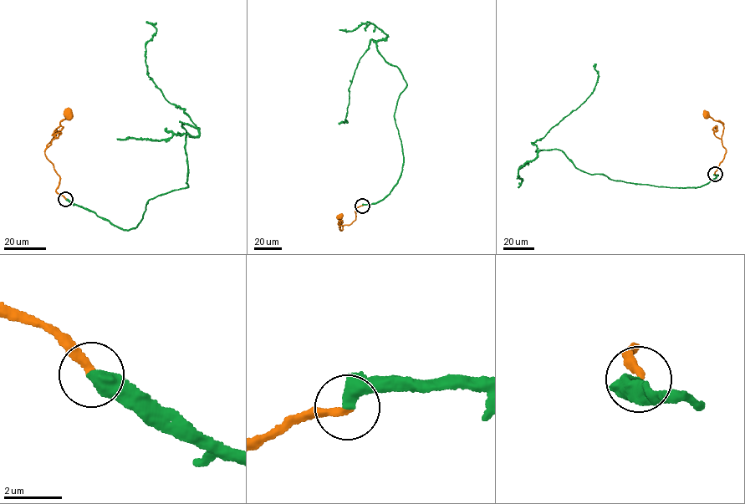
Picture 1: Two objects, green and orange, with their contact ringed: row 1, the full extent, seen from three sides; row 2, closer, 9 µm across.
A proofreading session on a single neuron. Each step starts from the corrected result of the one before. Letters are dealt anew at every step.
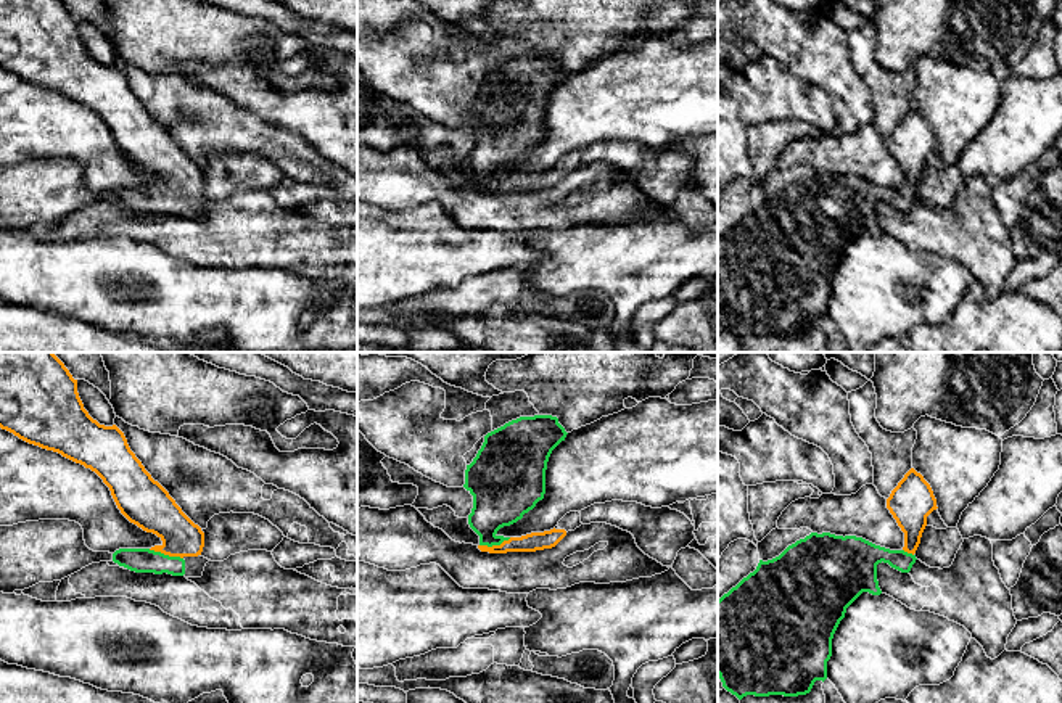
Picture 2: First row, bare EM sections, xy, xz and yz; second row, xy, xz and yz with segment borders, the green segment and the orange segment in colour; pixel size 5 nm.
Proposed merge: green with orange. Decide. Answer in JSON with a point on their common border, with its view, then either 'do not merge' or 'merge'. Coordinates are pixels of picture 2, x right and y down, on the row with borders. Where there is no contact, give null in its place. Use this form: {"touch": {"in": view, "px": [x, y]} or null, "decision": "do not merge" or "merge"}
{"touch": {"in": "xy", "px": [166, 555]}, "decision": "merge"}

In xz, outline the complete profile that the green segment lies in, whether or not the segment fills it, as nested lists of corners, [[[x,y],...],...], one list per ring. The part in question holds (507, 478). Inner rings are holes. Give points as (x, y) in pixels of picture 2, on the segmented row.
[[[534,415],[512,420],[484,436],[476,457],[467,465],[463,484],[473,495],[468,524],[480,536],[478,549],[481,552],[536,552],[555,547],[566,536],[565,529],[555,528],[521,537],[504,537],[497,534],[500,528],[517,523],[544,499],[549,457],[565,441],[566,434],[557,417]]]

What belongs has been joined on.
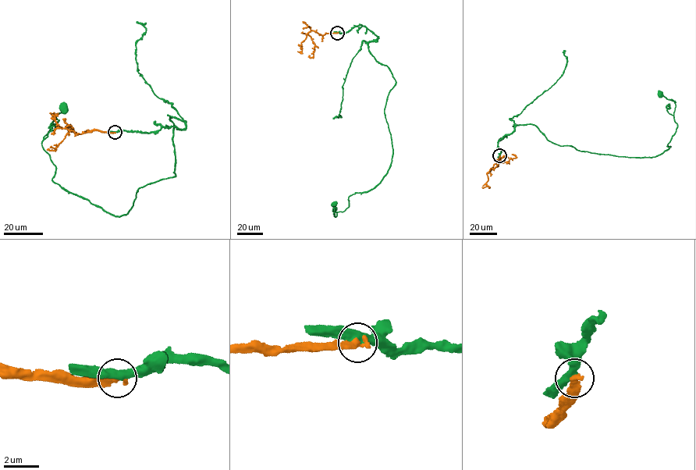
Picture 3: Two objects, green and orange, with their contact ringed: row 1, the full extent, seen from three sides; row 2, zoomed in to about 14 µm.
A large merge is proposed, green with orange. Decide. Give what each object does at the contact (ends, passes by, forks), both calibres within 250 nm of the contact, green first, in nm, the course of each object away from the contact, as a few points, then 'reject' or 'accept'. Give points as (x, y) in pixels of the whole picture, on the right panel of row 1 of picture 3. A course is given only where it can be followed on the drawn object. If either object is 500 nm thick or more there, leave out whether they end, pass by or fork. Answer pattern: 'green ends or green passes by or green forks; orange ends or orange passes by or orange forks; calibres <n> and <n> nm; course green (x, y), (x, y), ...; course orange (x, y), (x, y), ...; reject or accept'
green passes by; orange ends; calibres 480 and 400 nm; course green (499, 156), (498, 140), (530, 124), (561, 146), (655, 157), (677, 126), (675, 104), (659, 93); course orange (499, 156), (496, 165), (491, 169), (497, 163), (507, 162), (515, 158), (512, 154); reject

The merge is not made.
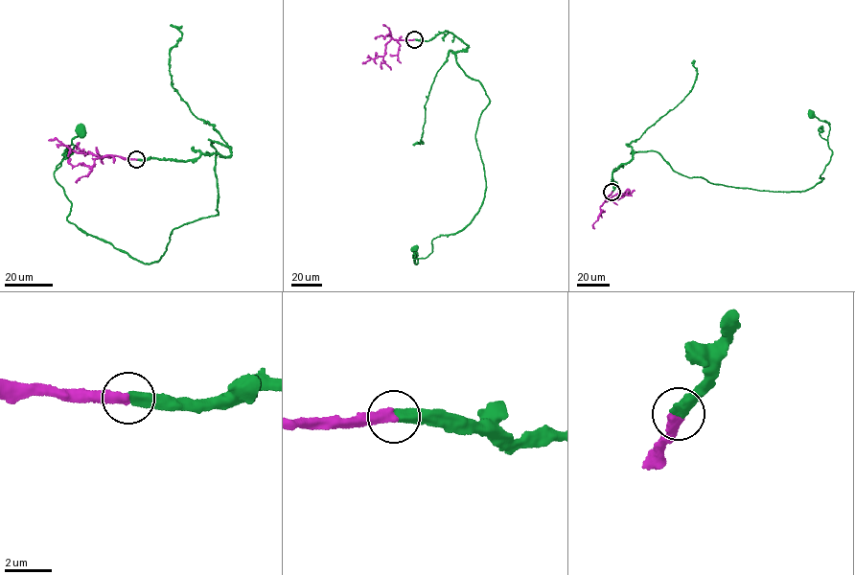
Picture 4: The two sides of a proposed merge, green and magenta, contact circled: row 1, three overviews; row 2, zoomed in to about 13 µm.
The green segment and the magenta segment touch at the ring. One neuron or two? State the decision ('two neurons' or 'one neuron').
one neuron

